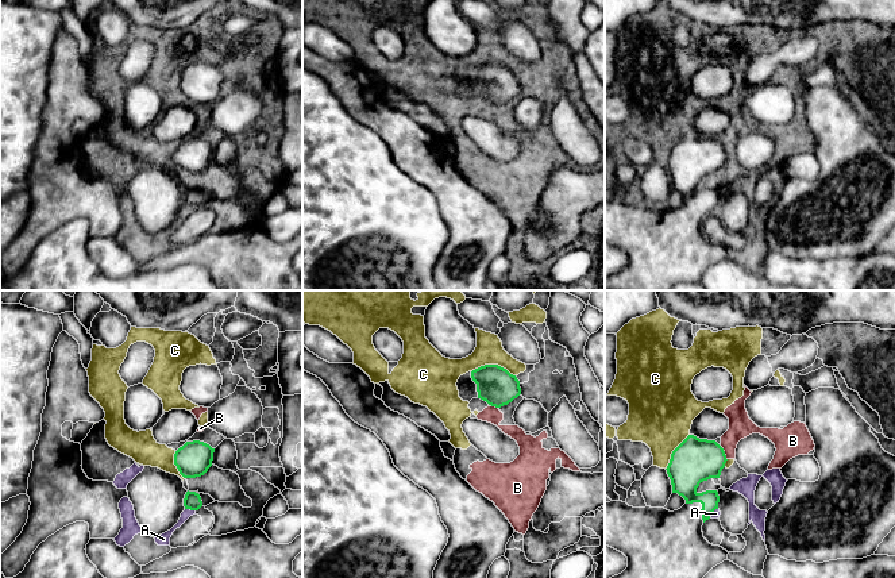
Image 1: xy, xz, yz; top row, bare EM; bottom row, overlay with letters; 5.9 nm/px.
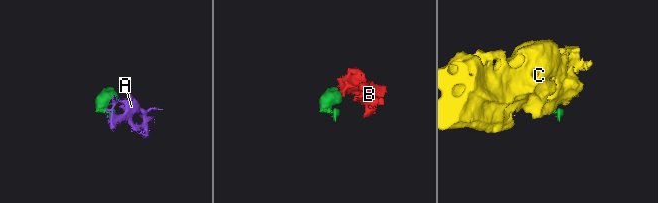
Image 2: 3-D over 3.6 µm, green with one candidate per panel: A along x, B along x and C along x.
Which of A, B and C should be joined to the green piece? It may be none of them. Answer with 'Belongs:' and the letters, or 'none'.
Belongs: none

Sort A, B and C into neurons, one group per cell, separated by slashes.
A / B C

